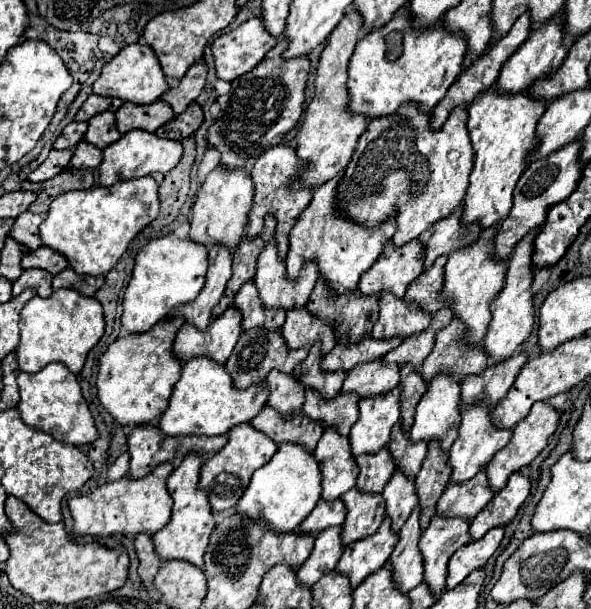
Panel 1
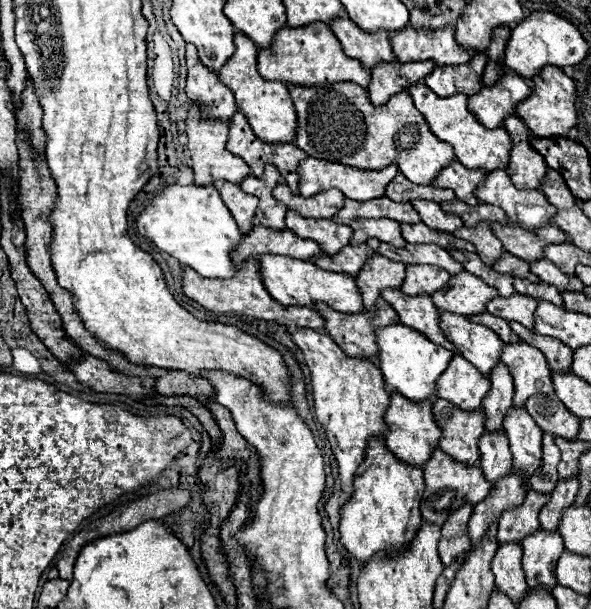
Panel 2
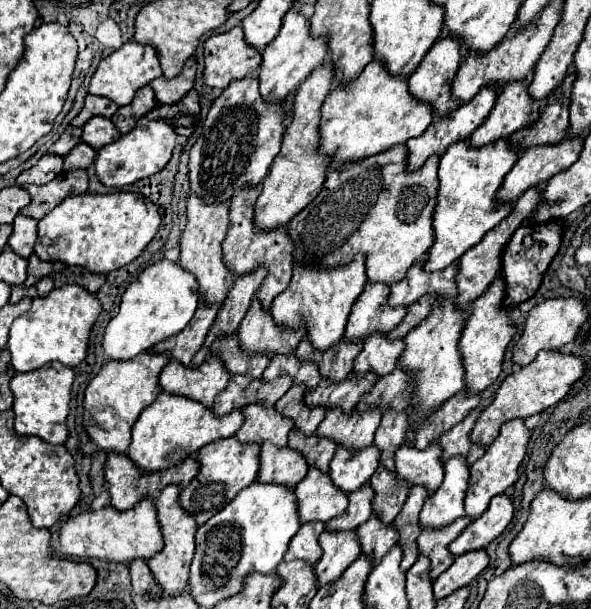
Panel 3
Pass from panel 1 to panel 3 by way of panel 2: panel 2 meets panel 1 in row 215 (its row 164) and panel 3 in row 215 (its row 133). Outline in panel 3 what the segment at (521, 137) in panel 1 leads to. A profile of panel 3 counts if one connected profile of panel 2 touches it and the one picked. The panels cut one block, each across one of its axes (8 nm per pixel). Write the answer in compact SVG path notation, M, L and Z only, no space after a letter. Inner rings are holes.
M460 142L460 146L452 146L452 150L440 158L440 188L432 222L434 244L426 252L426 260L422 264L426 272L438 272L456 262L510 214L510 204L496 204L496 190L502 186L504 176L510 172L516 160L518 154L508 150L508 142L488 146L488 150L468 150L468 142Z

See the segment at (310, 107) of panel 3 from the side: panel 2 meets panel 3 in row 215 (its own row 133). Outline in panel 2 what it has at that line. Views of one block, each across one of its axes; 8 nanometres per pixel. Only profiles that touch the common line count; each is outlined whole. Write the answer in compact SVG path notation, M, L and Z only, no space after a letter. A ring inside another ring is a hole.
M236 32L234 36L236 52L234 58L230 58L222 70L220 70L220 80L234 92L238 110L248 118L254 134L268 144L292 144L296 140L296 130L298 130L298 118L296 110L292 104L292 98L288 94L288 88L282 82L266 82L258 74L258 46L254 42L248 42L244 34Z

